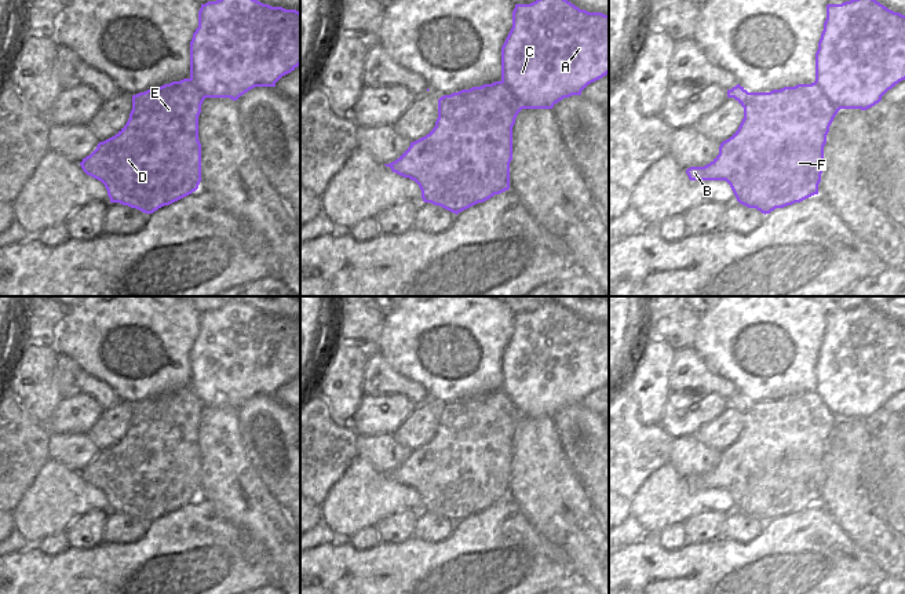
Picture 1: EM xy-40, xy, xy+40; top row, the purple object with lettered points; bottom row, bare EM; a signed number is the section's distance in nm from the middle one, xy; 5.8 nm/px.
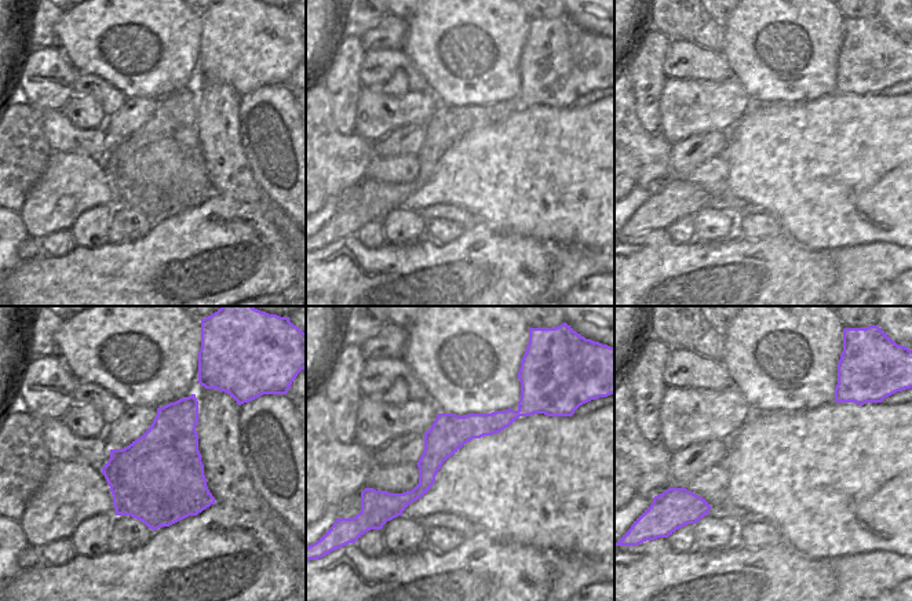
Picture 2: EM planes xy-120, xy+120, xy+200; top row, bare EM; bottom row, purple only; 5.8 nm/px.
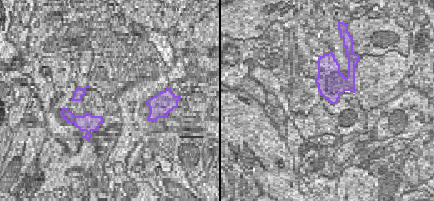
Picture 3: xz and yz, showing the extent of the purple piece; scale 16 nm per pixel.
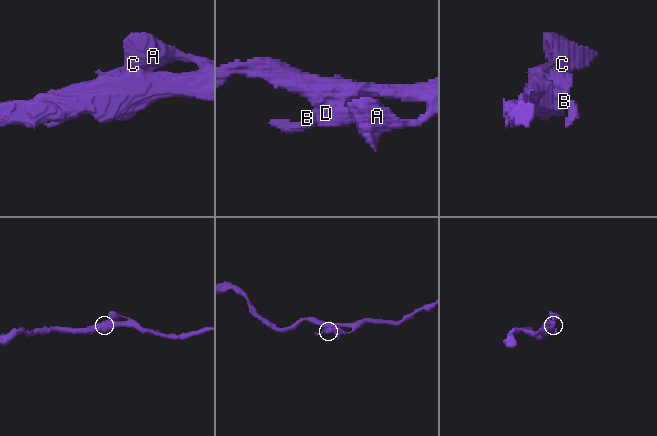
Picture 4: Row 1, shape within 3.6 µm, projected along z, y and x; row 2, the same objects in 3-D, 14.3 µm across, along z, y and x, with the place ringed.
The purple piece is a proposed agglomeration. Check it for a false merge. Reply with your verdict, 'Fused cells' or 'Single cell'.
Fused cells.

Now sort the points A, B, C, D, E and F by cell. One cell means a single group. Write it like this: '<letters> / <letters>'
A C / B D E F

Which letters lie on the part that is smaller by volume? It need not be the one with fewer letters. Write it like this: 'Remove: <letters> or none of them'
Remove: A, C

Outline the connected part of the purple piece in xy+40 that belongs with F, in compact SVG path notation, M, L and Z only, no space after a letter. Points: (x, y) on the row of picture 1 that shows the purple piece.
M814 81L770 92L748 92L737 84L727 90L727 98L734 98L744 107L744 119L738 130L720 143L719 154L709 164L686 170L689 179L726 181L740 204L756 208L764 215L776 208L784 208L818 194L818 185L824 171L826 135L835 116L840 110L829 102L821 87Z

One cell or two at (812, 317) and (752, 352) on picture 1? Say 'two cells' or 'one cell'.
one cell

